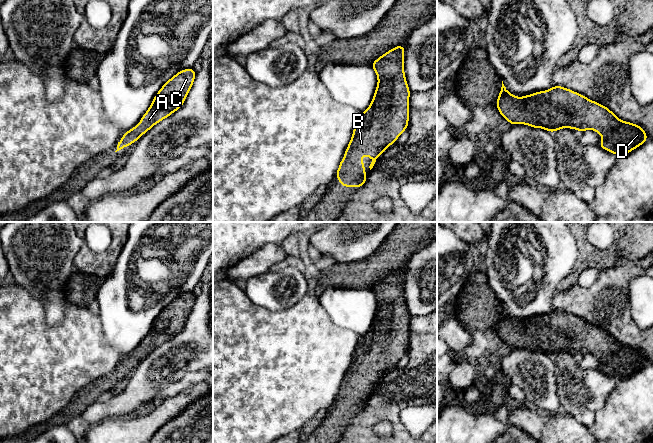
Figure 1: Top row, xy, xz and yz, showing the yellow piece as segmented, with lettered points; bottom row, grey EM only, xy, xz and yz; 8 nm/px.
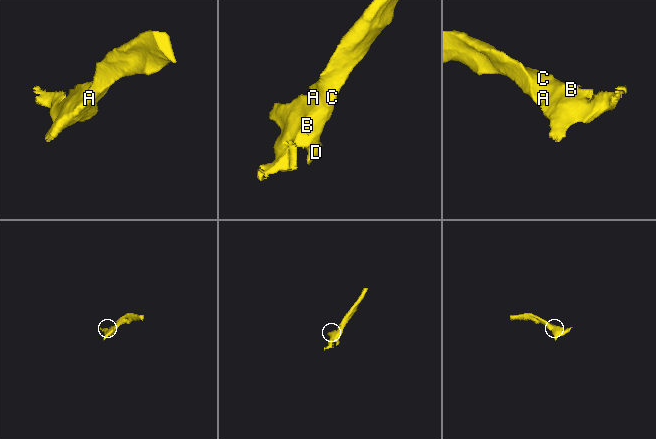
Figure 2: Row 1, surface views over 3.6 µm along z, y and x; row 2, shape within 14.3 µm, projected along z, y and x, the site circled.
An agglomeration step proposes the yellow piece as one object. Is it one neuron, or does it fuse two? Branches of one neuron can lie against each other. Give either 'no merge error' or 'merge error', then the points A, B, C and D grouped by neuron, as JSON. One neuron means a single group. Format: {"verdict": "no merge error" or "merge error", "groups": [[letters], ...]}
{"verdict": "no merge error", "groups": [["A", "B", "C", "D"]]}

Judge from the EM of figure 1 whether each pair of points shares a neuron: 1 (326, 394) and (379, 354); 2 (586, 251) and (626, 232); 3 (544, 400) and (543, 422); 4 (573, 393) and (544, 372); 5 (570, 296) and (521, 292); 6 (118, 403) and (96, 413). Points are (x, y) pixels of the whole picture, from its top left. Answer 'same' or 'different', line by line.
1: different
2: same
3: different
4: different
5: different
6: same

